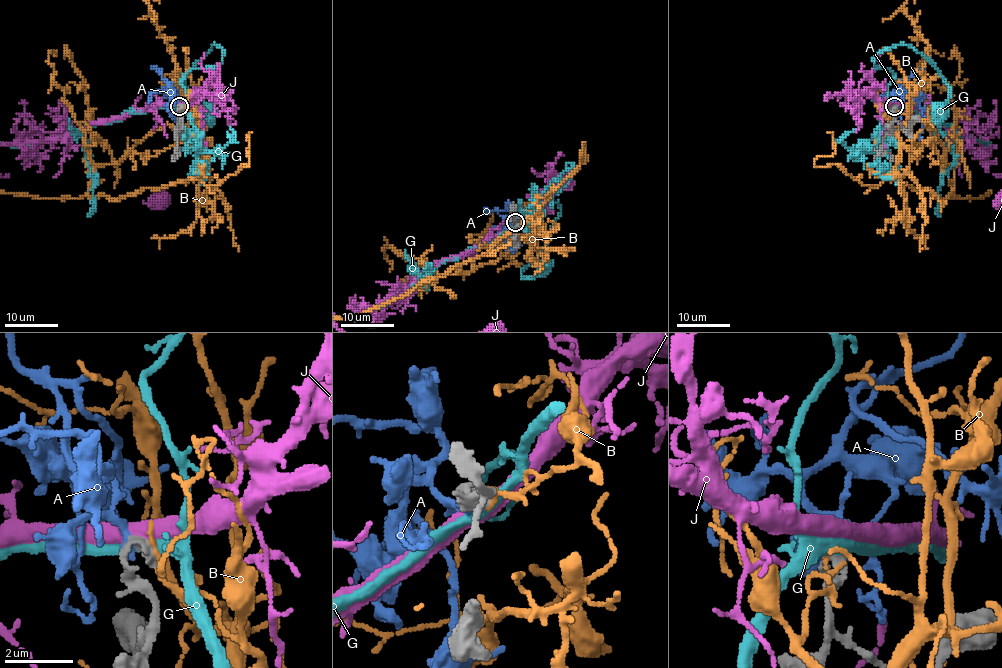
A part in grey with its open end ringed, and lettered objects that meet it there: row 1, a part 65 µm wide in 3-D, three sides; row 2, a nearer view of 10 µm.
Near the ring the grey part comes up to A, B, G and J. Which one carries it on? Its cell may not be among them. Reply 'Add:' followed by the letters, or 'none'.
Add: A

